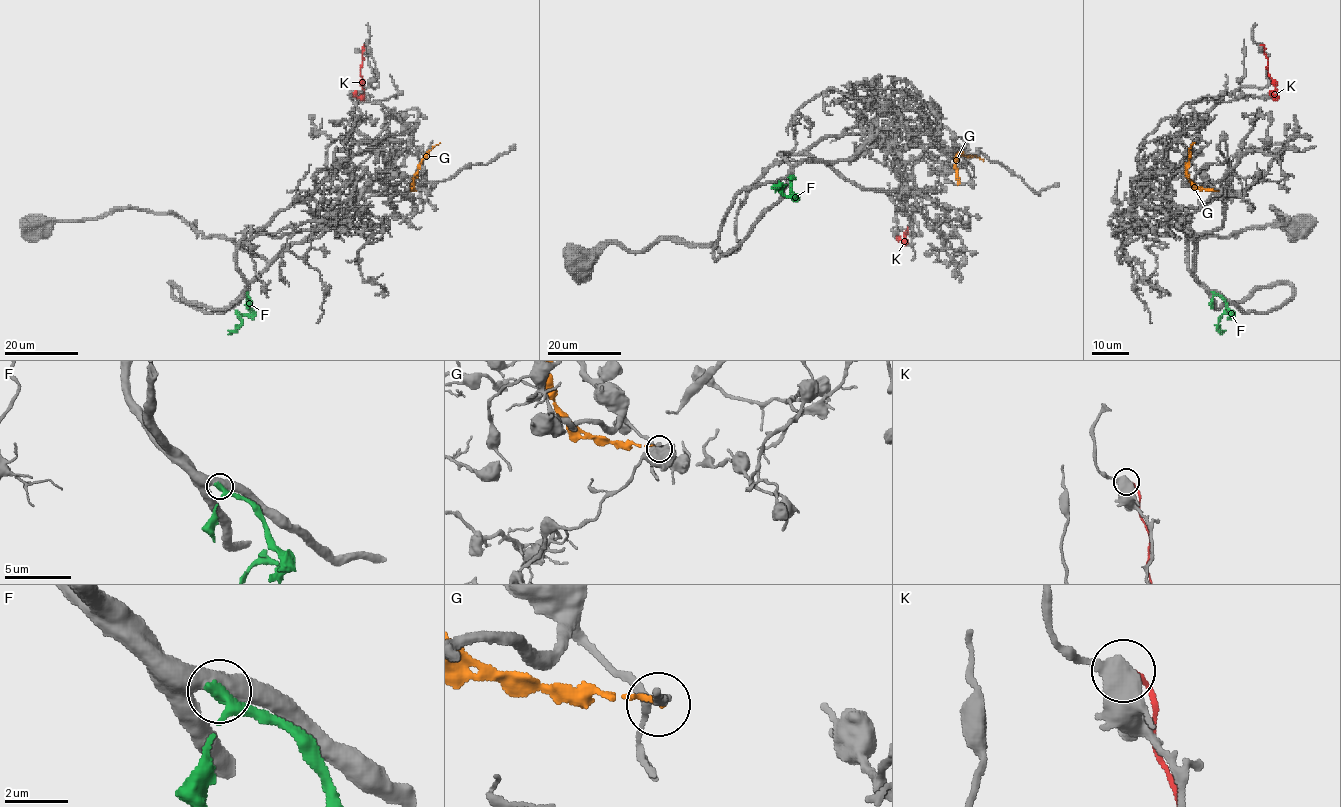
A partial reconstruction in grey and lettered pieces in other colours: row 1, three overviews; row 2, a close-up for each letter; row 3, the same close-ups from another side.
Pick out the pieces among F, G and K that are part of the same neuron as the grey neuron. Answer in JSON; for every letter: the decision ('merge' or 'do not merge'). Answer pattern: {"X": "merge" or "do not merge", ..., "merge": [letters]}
{"F": "do not merge", "G": "do not merge", "K": "do not merge", "merge": []}

